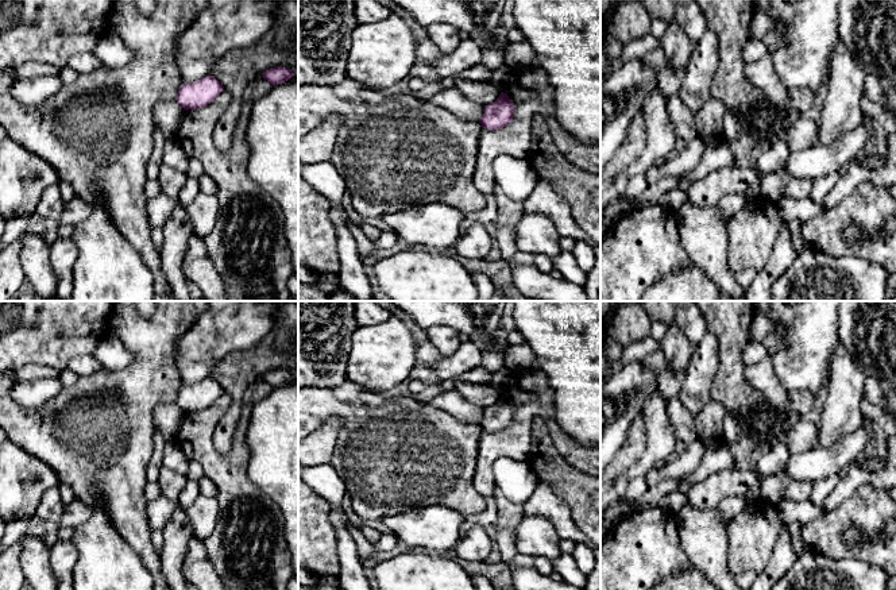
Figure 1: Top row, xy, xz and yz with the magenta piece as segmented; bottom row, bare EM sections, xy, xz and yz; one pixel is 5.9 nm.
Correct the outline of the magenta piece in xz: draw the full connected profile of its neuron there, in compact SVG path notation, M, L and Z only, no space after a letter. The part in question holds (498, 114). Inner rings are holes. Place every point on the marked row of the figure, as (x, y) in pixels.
M501 92L499 97L484 107L483 115L479 120L482 127L488 130L499 130L513 120L514 103L509 96Z

